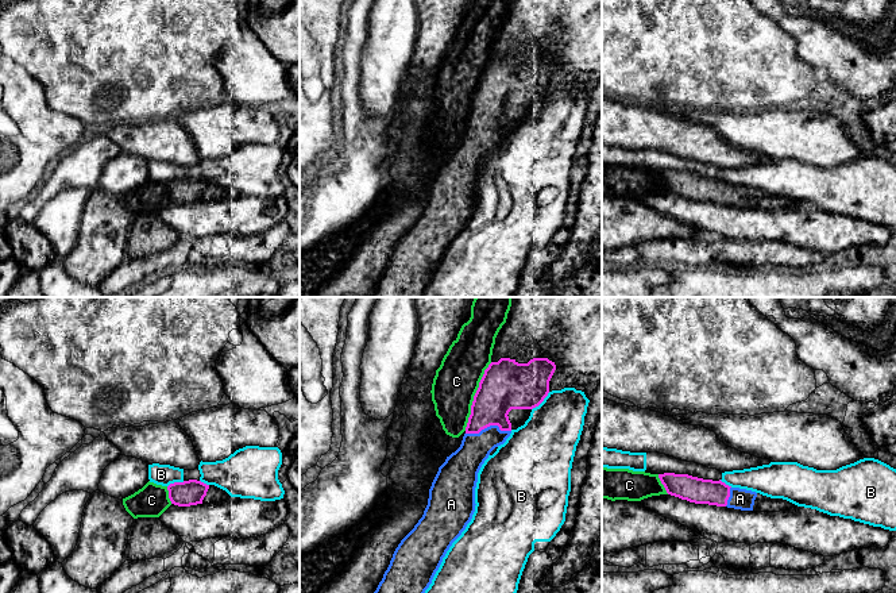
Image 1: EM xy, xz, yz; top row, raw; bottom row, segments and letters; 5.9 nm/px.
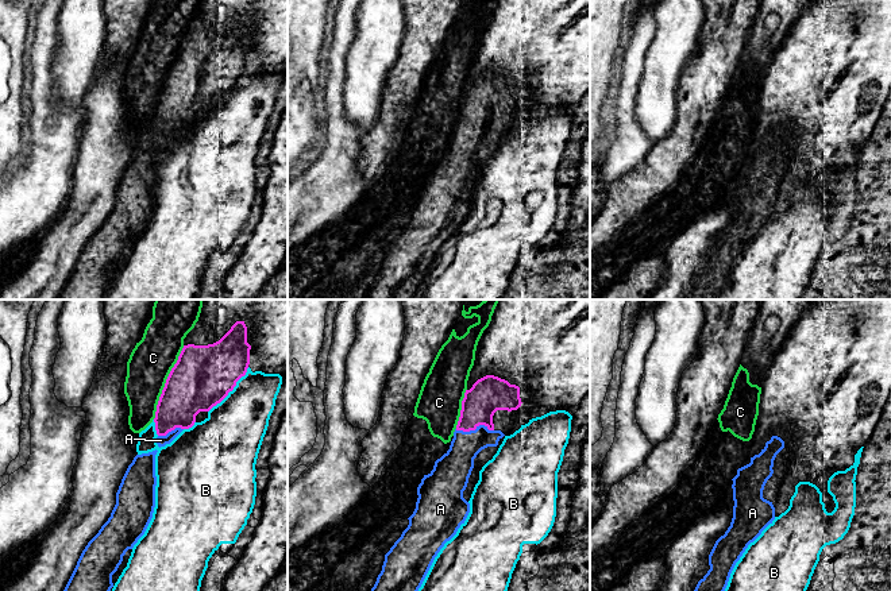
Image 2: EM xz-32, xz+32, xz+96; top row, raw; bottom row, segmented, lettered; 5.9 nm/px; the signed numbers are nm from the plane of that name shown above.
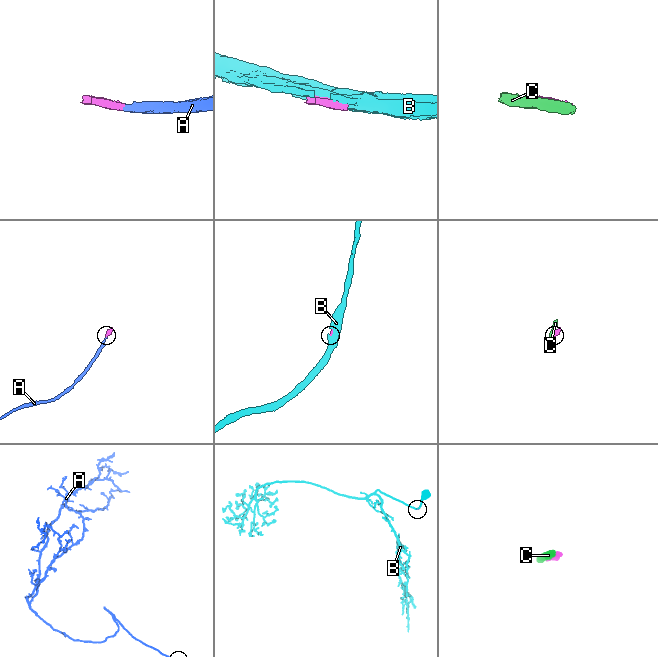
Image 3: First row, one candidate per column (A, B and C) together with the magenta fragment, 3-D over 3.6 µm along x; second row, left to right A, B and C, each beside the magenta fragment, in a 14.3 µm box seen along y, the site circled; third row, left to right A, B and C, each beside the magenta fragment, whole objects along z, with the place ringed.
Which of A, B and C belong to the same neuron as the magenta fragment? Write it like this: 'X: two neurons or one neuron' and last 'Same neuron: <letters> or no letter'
A: one neuron
B: two neurons
C: two neurons
Same neuron: A

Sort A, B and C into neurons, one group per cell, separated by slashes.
A / B / C

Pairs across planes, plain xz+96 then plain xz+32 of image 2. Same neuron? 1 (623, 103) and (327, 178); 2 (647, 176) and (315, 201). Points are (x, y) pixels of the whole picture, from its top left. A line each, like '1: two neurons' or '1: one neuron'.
1: one neuron
2: two neurons

